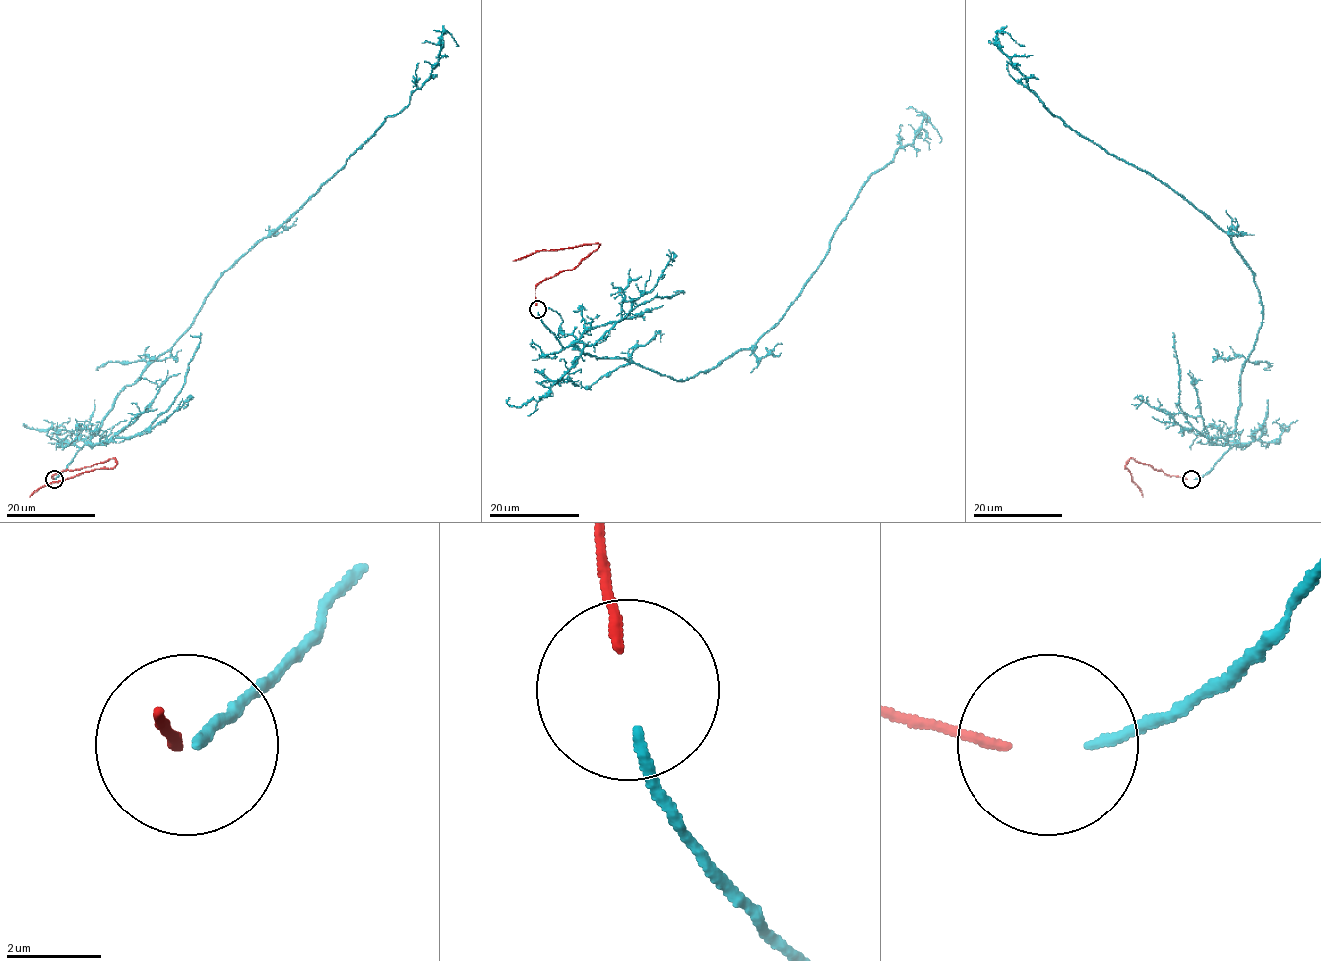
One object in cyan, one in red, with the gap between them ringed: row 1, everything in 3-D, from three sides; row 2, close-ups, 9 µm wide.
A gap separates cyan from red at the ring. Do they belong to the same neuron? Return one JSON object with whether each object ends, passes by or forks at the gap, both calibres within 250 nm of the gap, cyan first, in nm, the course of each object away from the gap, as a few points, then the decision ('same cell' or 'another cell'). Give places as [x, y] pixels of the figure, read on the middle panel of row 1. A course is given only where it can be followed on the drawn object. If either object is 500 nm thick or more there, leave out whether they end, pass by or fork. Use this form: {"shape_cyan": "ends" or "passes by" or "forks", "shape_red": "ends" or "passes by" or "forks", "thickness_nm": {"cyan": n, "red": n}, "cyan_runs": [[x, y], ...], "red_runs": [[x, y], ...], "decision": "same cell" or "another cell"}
{"shape_cyan": "ends", "shape_red": "ends", "thickness_nm": {"cyan": 190, "red": 200}, "cyan_runs": [[538, 312], [564, 347], [675, 380], [707, 372], [779, 321], [859, 189], [912, 142], [924, 115], [939, 142]], "red_runs": [[537, 305], [534, 288], [540, 282], [573, 270], [599, 245], [583, 244], [537, 250], [513, 261]], "decision": "same cell"}

